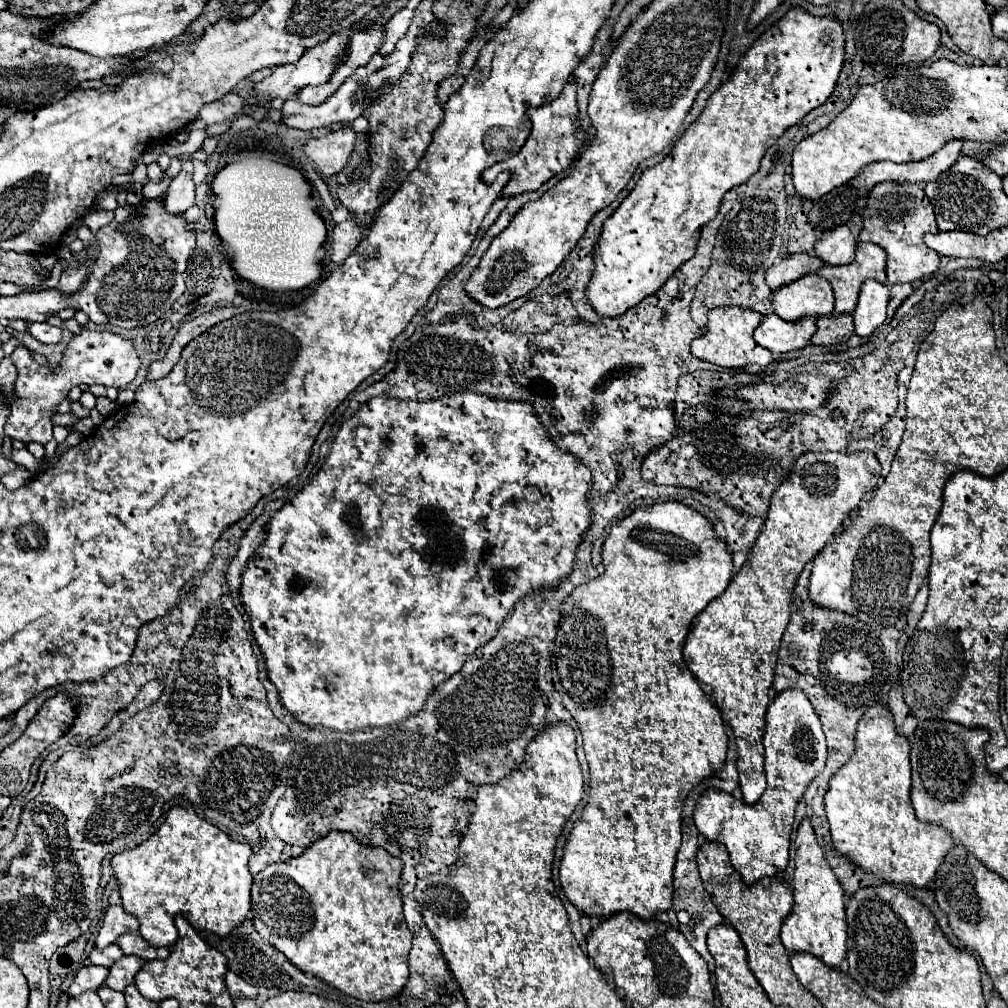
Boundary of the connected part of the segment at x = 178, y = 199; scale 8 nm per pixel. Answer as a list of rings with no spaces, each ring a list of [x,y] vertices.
[[[190,159],[182,161],[182,171],[172,179],[166,191],[166,207],[172,213],[184,213],[194,203],[194,163]]]

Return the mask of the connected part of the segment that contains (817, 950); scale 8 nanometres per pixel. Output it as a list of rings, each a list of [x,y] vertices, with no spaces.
[[[802,821],[796,833],[796,855],[794,855],[794,907],[784,919],[780,939],[790,953],[810,953],[822,959],[828,967],[838,969],[846,959],[848,947],[848,925],[846,925],[846,897],[844,889],[836,881],[830,865],[824,859],[820,845],[816,843],[810,821]]]

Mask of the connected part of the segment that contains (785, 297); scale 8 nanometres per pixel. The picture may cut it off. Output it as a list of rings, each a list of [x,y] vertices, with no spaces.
[[[810,273],[794,285],[778,289],[772,303],[776,315],[784,321],[800,321],[806,315],[822,317],[834,313],[834,291],[824,277]]]

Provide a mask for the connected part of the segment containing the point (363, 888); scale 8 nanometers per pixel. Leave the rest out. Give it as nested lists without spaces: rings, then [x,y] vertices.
[[[332,831],[324,839],[314,841],[300,857],[294,857],[290,861],[280,861],[268,865],[264,871],[254,875],[252,883],[252,921],[256,921],[256,931],[260,931],[260,937],[280,949],[292,965],[296,965],[300,971],[312,973],[314,977],[334,985],[342,993],[362,999],[362,1001],[382,1001],[388,997],[394,997],[402,991],[402,985],[408,981],[408,953],[412,945],[412,933],[404,921],[402,915],[402,897],[400,897],[400,875],[402,875],[402,861],[388,855],[382,847],[372,847],[358,843],[350,833],[344,831]]]

